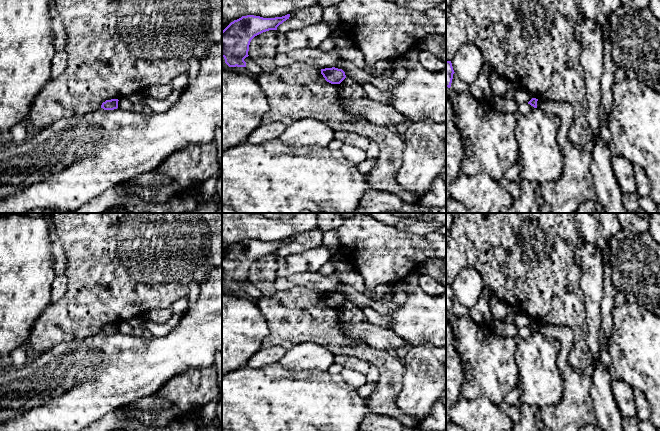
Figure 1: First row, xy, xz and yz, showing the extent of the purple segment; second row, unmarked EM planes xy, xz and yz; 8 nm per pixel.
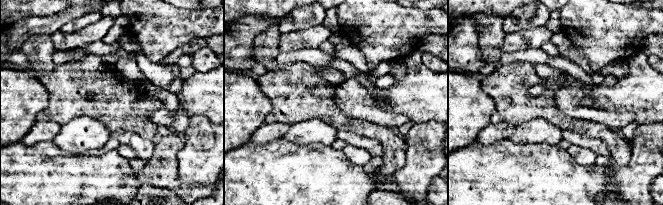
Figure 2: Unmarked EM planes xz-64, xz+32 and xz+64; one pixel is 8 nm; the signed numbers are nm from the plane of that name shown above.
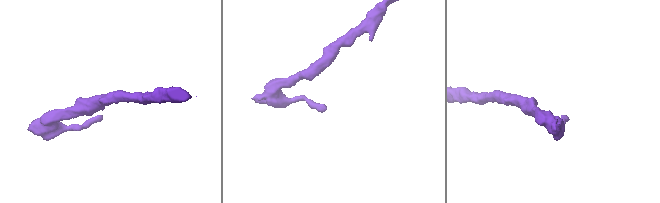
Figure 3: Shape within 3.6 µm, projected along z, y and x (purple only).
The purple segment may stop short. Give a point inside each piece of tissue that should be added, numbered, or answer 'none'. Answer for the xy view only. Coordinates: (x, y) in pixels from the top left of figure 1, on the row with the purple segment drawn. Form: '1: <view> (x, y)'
none

